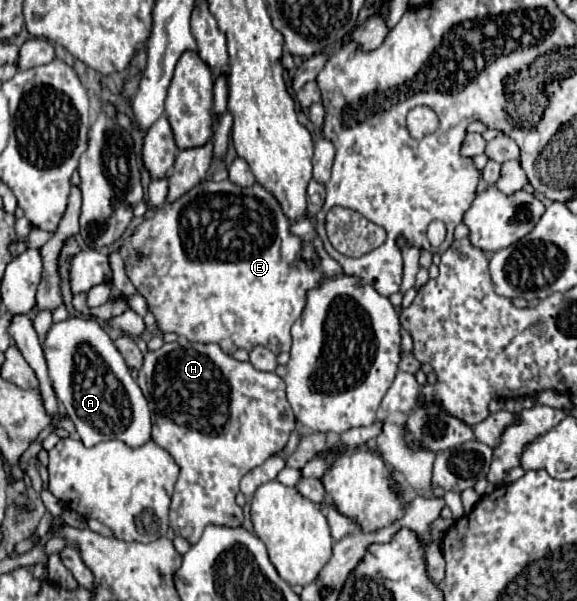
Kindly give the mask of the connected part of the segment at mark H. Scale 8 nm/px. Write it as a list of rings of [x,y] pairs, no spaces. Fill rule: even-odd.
[[[186,339],[166,343],[158,351],[148,351],[136,381],[152,409],[152,439],[166,449],[180,467],[170,505],[170,527],[174,533],[194,545],[208,525],[240,527],[242,509],[234,501],[240,479],[268,457],[280,453],[296,427],[292,407],[286,401],[284,381],[276,373],[264,373],[250,363],[232,359],[218,345],[190,343]]]

